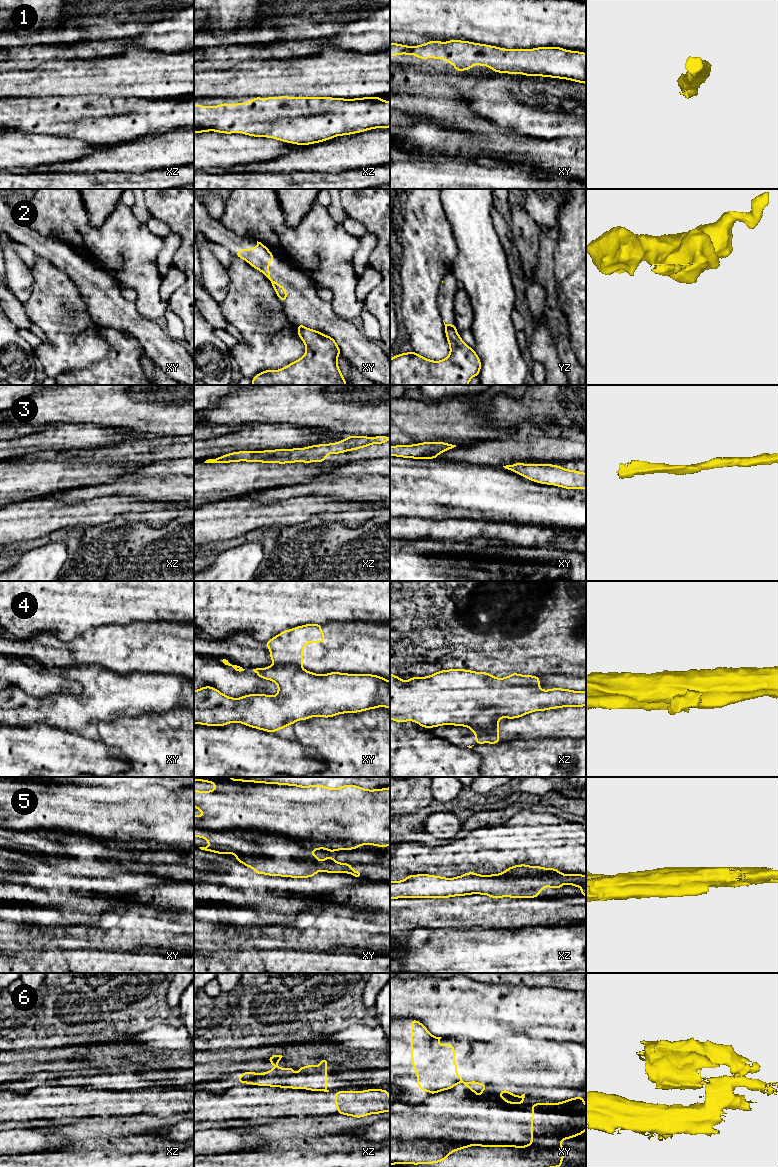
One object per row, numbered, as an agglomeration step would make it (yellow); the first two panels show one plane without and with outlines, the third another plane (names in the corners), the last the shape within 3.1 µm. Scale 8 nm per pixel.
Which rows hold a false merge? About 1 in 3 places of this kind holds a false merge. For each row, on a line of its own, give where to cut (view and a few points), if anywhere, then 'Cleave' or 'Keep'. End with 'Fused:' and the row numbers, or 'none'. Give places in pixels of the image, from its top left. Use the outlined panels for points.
1: No split. Keep
2: Split along yz (445, 327), (455, 328). Cleave
3: No split. Keep
4: Split along xy (274, 663), (293, 664), (301, 668). Cleave
5: Split along xy (210, 843), (219, 844), (223, 831), (259, 830), (361, 844). Cleave
6: Split along xy (521, 1097), (515, 1103). Cleave
Fused: 2, 4, 5, 6

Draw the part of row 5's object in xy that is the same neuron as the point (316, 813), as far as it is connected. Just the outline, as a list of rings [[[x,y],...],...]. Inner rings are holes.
[[[194,777],[194,781],[216,785],[216,788],[210,791],[194,789],[194,807],[203,813],[201,817],[194,815],[194,836],[206,839],[210,844],[221,845],[223,831],[257,830],[310,842],[343,840],[380,848],[390,845],[390,787],[369,790],[358,785],[343,785],[331,789],[319,784],[302,786],[230,777]]]

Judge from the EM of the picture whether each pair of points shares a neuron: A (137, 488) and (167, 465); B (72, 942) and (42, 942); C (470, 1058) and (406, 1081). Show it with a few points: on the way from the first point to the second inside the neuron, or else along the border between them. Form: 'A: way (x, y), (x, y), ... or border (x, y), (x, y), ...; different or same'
A: border (176, 474), (130, 478); different
B: way (65, 942), (49, 942); same
C: way (454, 1060), (422, 1065); same

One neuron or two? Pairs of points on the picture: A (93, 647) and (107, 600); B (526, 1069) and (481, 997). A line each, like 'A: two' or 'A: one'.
A: two
B: two

